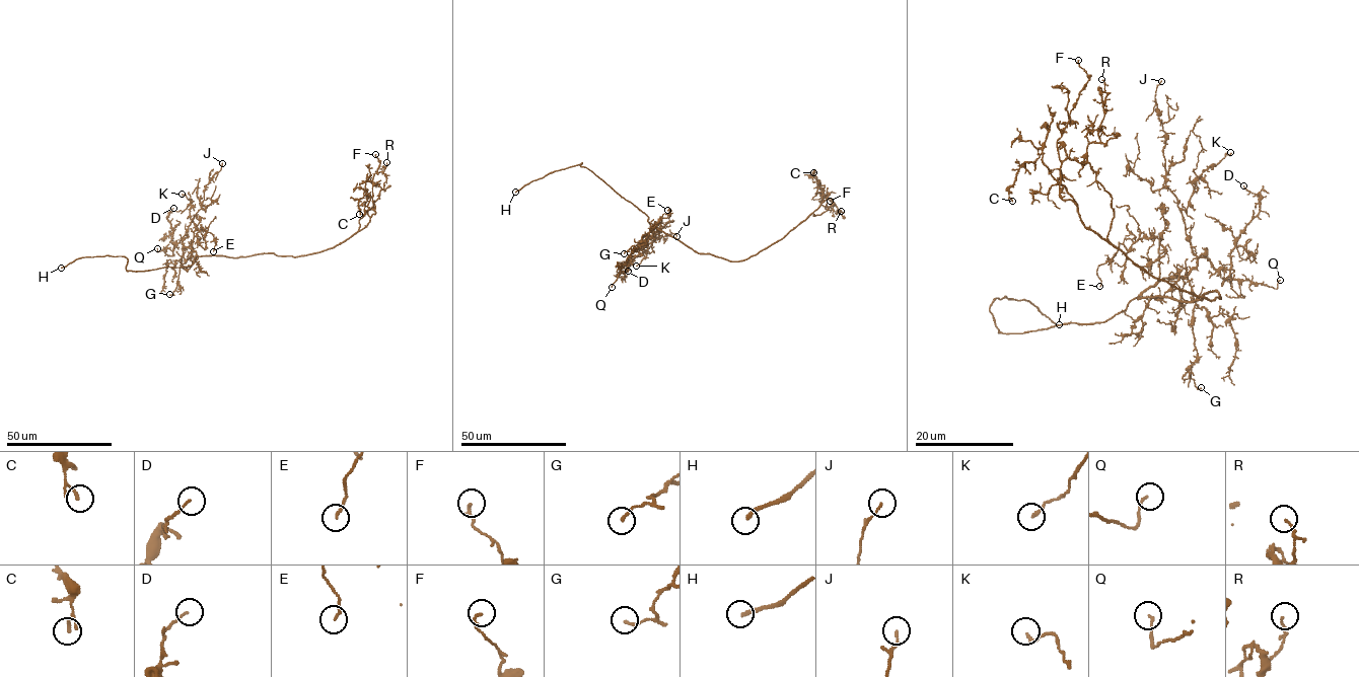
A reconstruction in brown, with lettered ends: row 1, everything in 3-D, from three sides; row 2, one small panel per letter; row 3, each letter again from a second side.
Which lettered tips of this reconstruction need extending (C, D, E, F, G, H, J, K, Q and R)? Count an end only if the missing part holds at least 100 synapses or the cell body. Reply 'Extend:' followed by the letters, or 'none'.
Extend: H

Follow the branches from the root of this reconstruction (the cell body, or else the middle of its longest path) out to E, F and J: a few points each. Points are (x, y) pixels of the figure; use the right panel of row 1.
E: (1197, 300), (1138, 297), (1159, 279), (1156, 238), (1128, 249), (1120, 241), (1097, 268), (1099, 286)
F: (1197, 300), (1219, 296), (1155, 279), (1086, 227), (1060, 194), (1057, 140), (1088, 79), (1078, 60)
J: (1197, 300), (1138, 297), (1196, 266), (1177, 199), (1166, 185), (1165, 133), (1155, 102), (1161, 81)

